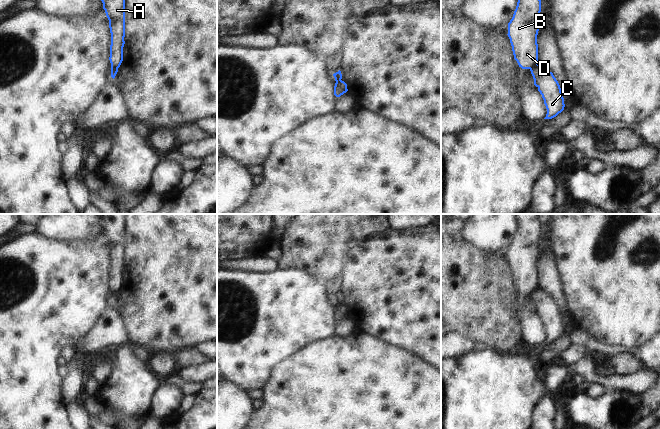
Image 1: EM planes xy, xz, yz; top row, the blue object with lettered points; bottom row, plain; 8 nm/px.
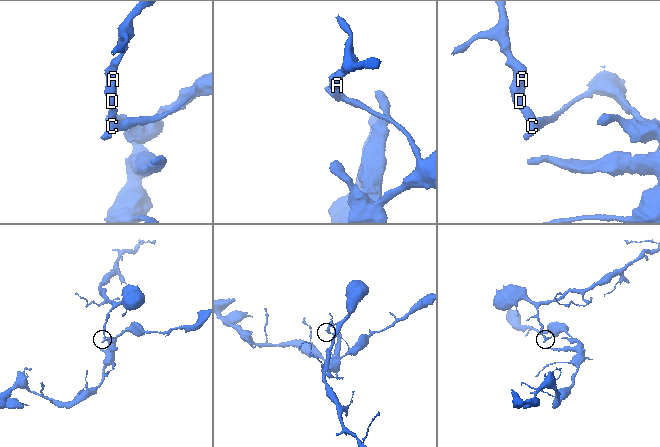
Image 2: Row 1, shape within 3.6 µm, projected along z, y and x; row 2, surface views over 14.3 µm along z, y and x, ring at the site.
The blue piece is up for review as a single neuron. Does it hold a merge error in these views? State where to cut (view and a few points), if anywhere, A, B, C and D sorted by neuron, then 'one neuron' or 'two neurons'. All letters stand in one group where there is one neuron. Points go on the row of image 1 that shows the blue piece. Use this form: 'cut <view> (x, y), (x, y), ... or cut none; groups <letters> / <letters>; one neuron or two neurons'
cut yz (537, 63), (530, 69); groups A B D / C; two neurons

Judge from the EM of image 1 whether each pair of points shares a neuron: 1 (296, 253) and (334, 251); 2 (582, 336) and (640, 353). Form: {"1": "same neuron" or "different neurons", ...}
{"1": "same neuron", "2": "same neuron"}

